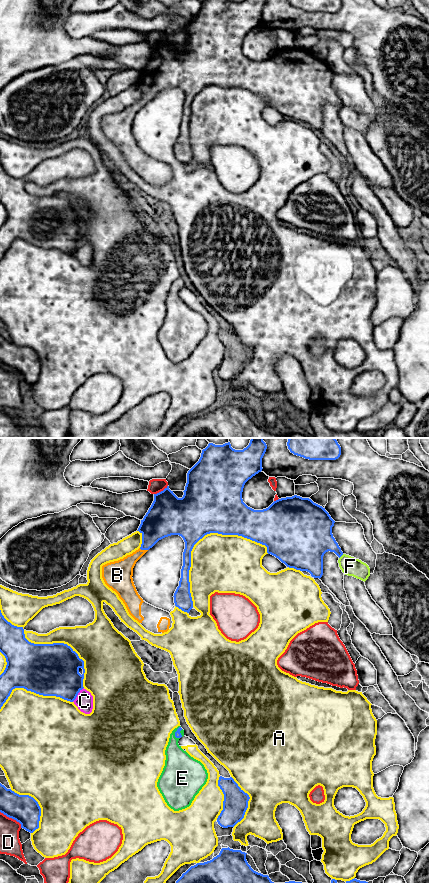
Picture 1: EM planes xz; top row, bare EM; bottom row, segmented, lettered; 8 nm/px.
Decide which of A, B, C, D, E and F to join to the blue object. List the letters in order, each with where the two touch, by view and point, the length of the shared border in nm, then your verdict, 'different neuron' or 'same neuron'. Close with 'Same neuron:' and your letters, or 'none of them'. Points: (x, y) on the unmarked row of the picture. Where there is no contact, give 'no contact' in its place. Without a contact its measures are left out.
A: xz (200, 90) | 750 nm | different neuron
B: xz (143, 101) | 70 nm | same neuron
C: xz (77, 246) | 150 nm | same neuron
D: xz (12, 370) | 220 nm | different neuron
E: xz (175, 284) | 110 nm | same neuron
F: xz (341, 107) | 50 nm | different neuron
Same neuron: B, C, E

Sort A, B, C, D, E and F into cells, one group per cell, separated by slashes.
A / B C E / D / F

